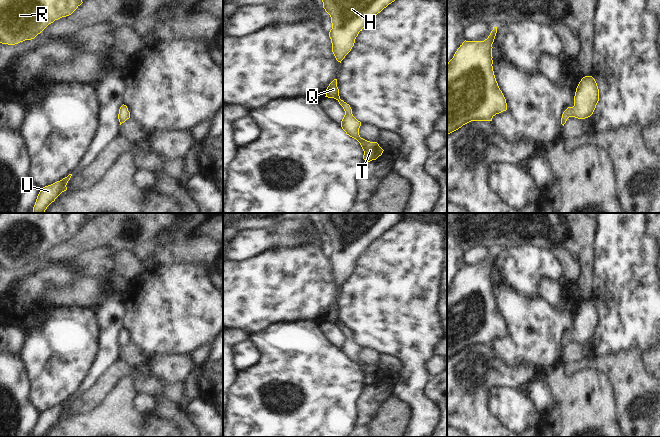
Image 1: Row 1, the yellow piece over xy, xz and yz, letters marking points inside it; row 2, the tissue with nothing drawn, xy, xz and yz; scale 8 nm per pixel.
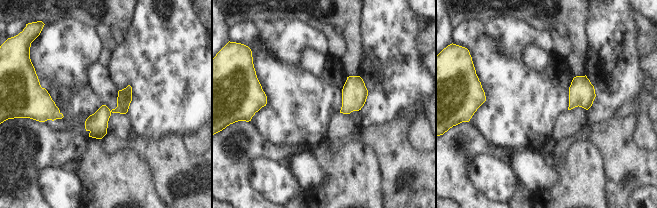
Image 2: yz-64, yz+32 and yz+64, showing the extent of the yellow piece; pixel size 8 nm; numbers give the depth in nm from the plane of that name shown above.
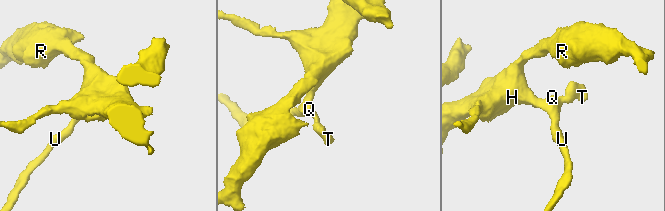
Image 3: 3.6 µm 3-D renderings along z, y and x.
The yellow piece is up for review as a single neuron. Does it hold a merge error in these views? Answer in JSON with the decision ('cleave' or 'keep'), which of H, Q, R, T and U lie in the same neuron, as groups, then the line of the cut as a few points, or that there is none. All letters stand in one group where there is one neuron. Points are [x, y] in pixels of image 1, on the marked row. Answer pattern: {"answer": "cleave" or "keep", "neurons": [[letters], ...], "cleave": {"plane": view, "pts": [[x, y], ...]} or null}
{"answer": "keep", "neurons": [["H", "Q", "R", "T", "U"]], "cleave": null}

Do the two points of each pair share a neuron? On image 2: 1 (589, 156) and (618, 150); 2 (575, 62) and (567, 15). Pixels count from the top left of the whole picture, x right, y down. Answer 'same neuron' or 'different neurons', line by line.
1: different neurons
2: same neuron

